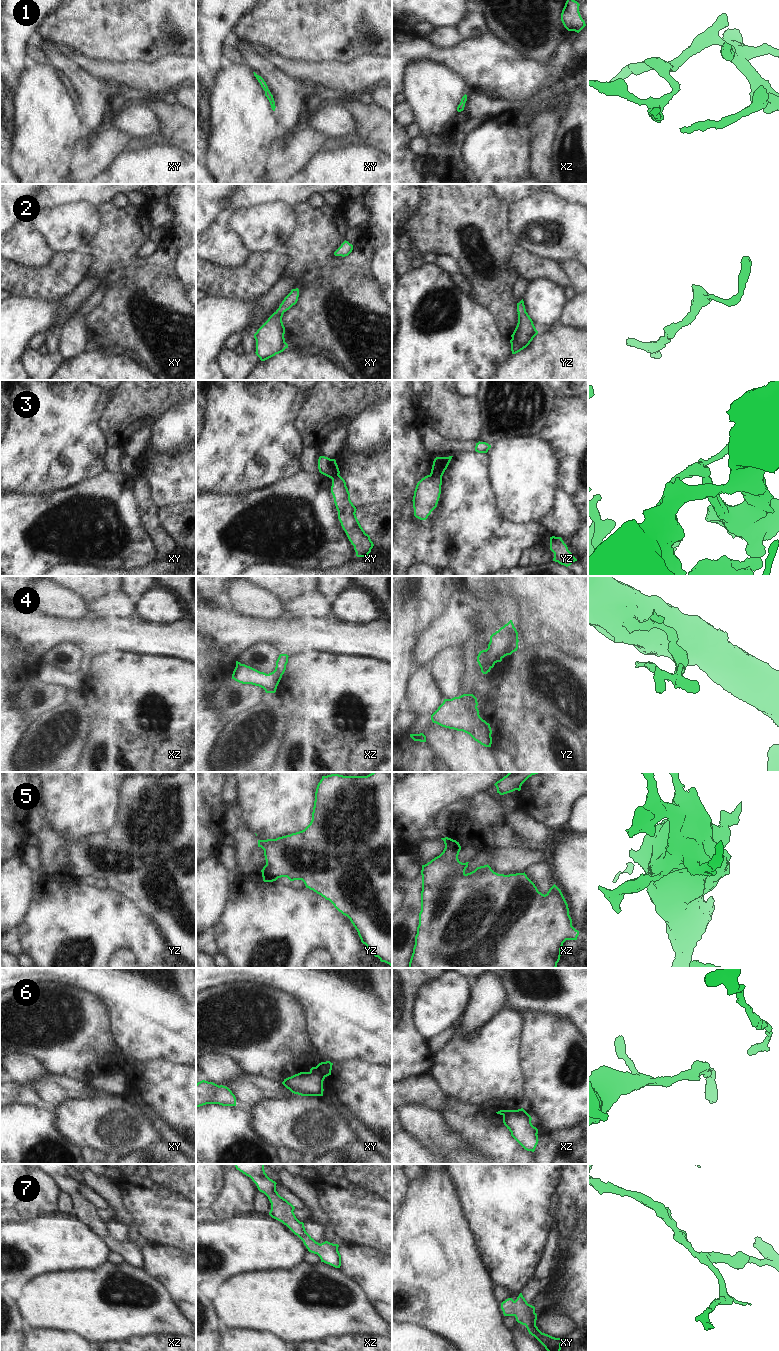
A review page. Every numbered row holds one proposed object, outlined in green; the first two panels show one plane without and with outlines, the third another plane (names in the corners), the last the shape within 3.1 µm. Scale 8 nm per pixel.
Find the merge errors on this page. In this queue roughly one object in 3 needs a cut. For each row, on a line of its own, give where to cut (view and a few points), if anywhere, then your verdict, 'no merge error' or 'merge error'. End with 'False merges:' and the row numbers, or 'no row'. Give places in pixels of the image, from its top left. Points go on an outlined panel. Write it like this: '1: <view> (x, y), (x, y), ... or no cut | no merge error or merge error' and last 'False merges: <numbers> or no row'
1: no cut | no merge error
2: no cut | no merge error
3: yz (430, 474), (441, 478) | merge error
4: yz (486, 649), (488, 662), (491, 667) | merge error
5: yz (262, 873), (273, 880) | merge error
6: xy (310, 1071), (315, 1071), (324, 1077) | merge error
7: no cut | no merge error
False merges: 3, 4, 5, 6

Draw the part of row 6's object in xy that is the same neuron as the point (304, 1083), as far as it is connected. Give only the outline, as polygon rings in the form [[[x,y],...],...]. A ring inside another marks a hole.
[[[300,1072],[284,1079],[282,1084],[292,1093],[301,1096],[323,1096],[325,1077],[316,1072]]]

